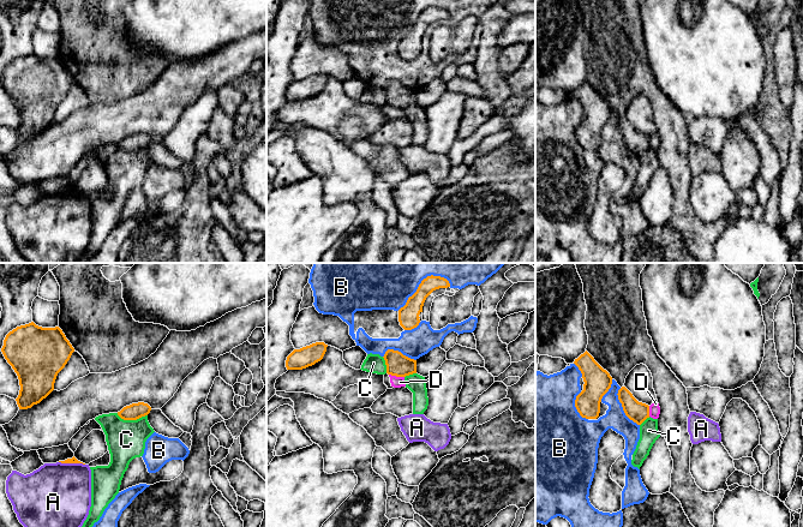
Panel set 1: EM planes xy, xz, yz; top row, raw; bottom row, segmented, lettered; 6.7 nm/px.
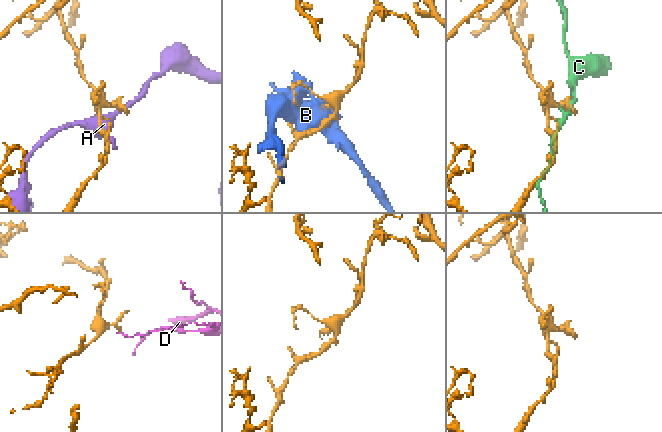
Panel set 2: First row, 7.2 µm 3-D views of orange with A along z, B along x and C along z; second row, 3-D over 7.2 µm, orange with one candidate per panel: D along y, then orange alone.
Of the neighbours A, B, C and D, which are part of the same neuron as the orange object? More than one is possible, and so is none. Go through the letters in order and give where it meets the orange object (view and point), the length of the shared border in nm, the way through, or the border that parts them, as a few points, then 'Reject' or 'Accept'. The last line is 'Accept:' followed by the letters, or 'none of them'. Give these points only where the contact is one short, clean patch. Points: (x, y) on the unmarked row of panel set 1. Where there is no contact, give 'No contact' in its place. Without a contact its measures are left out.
A: Touches orange at xy (72, 193). Shared border 180 nm. Reject
B: Touches orange at xz (421, 13). Shared border 400 nm. Reject
C: Touches orange at xy (132, 150). Shared border 200 nm. Reject
D: Touches orange at xz (396, 107). Shared border 110 nm. Boundary: xz (389, 105), (403, 108). Reject
Accept: none of them

